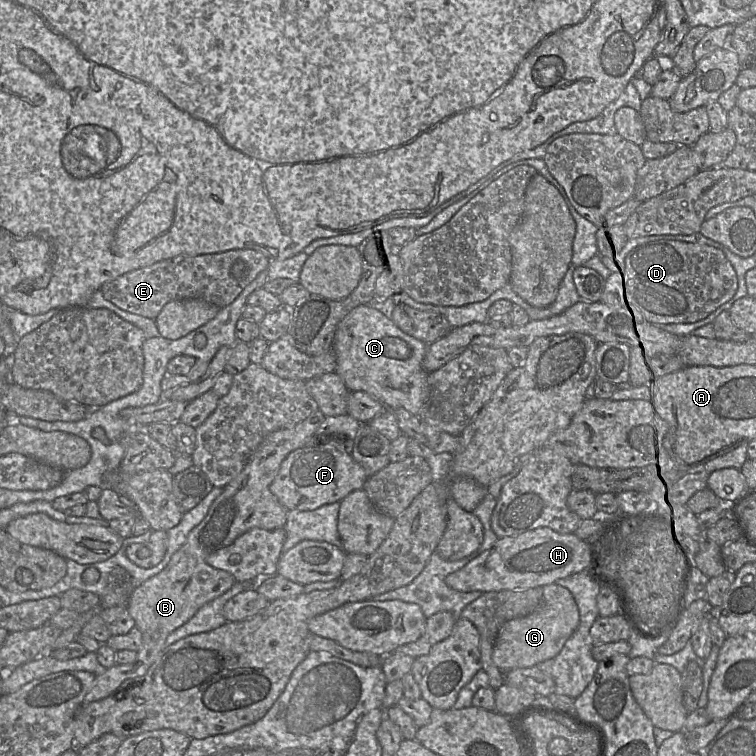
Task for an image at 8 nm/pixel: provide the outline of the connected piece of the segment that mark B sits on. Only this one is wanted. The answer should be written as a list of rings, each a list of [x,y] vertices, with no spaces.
[[[318,409],[302,422],[270,433],[258,446],[243,470],[222,488],[221,494],[214,500],[205,518],[190,531],[185,542],[172,555],[164,569],[133,590],[126,608],[135,622],[135,627],[142,634],[142,643],[137,651],[137,659],[131,664],[115,664],[106,669],[103,674],[96,676],[91,688],[83,699],[82,705],[88,705],[91,702],[104,699],[110,695],[117,695],[118,692],[116,691],[124,681],[144,676],[151,665],[157,660],[160,653],[167,647],[166,638],[168,635],[192,618],[203,605],[224,594],[233,586],[236,582],[233,575],[210,566],[206,561],[209,555],[231,545],[239,536],[251,529],[274,530],[285,526],[287,509],[271,493],[270,485],[277,476],[282,461],[290,452],[308,444],[325,417]]]

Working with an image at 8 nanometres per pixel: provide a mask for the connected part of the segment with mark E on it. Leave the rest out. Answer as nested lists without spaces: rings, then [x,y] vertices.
[[[228,250],[198,256],[177,256],[125,273],[104,283],[99,290],[106,300],[120,309],[155,319],[162,308],[173,300],[202,299],[219,308],[228,306],[259,273],[267,269],[268,265],[269,260],[262,253],[254,250]]]

